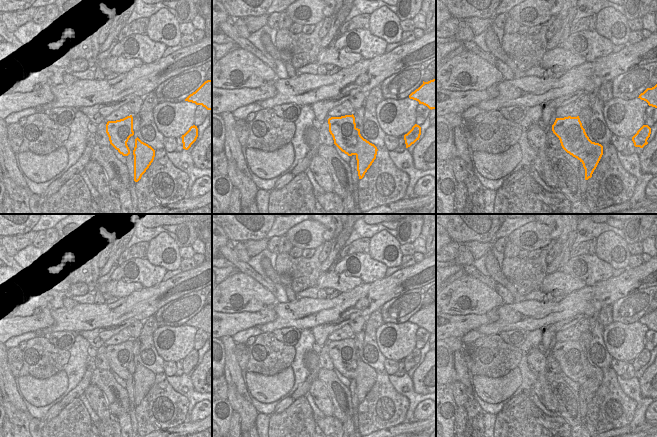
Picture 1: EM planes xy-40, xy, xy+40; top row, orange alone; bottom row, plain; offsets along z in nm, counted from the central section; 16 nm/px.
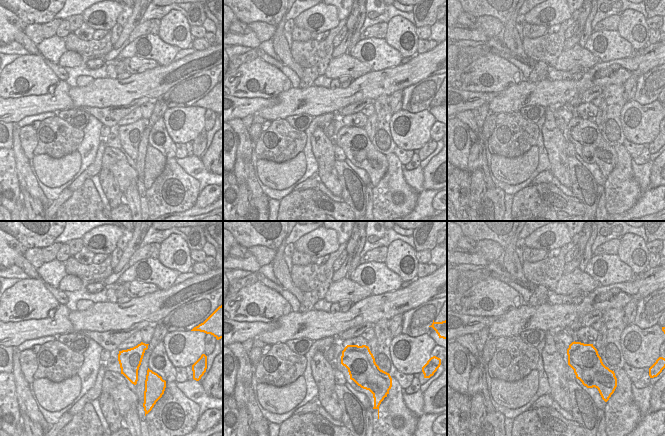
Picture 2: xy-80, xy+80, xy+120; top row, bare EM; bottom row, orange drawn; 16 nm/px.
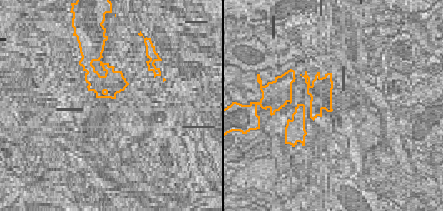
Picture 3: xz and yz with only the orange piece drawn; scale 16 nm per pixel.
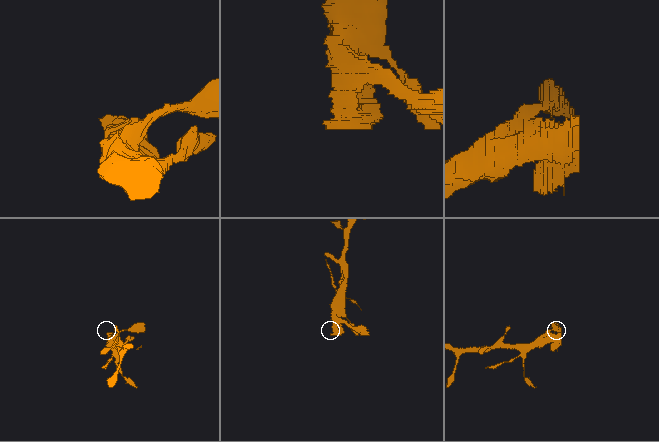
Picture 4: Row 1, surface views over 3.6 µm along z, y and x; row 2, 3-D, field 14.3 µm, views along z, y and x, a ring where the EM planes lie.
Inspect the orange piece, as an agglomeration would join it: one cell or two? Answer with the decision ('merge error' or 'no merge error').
no merge error

